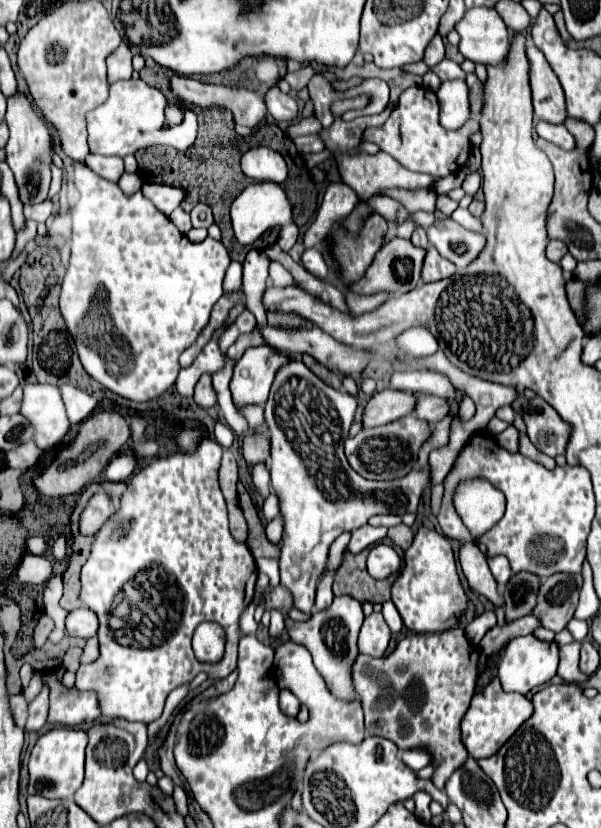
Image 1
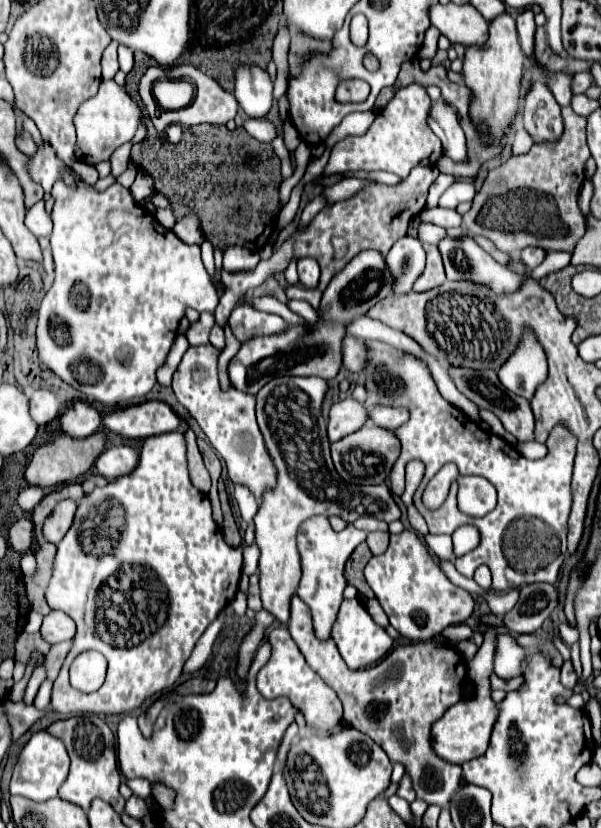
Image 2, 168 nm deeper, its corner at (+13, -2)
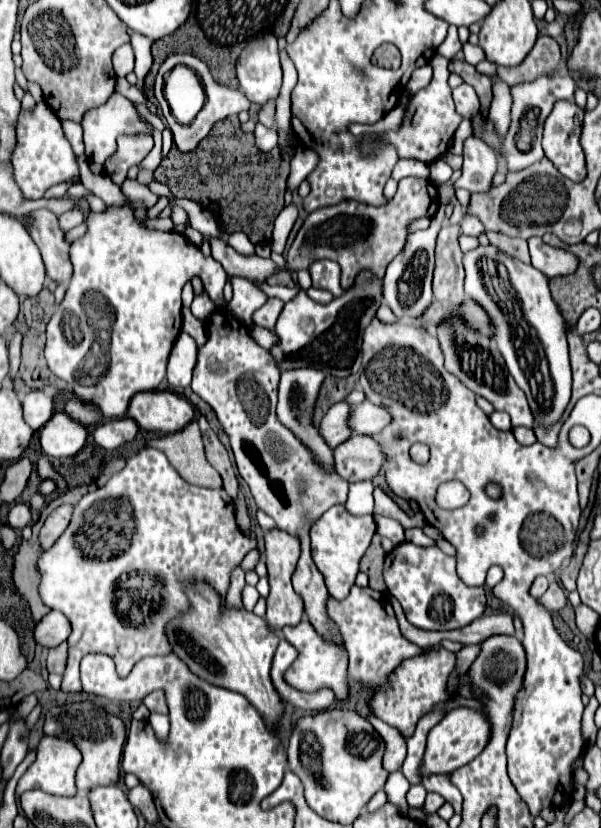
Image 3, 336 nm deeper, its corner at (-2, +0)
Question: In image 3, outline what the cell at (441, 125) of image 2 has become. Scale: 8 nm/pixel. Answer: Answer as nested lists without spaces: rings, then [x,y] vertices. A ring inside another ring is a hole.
[[[469,136],[463,142],[463,176],[453,184],[454,189],[465,188],[469,192],[485,192],[491,188],[493,174],[497,170],[497,154],[481,138]]]

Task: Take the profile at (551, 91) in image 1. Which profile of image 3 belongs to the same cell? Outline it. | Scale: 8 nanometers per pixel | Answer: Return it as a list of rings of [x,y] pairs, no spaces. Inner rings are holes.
[[[557,100],[545,120],[543,150],[555,168],[573,182],[585,178],[585,156],[579,146],[583,110],[569,100]]]

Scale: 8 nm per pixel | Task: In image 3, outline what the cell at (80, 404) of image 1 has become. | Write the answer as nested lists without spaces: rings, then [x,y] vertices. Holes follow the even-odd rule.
[[[33,390],[23,398],[23,416],[33,430],[43,428],[55,414],[55,396],[43,390]]]

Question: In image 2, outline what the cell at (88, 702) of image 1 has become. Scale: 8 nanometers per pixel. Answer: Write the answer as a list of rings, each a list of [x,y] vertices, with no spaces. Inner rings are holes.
[[[4,702],[4,714],[12,728],[12,742],[16,742],[38,718],[42,718],[42,710],[36,710],[34,706],[26,706],[22,702]]]

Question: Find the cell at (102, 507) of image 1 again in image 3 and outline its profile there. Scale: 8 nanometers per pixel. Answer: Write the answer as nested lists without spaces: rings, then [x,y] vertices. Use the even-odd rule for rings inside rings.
[[[63,504],[49,514],[49,518],[45,520],[45,524],[41,528],[41,534],[39,534],[41,546],[45,550],[51,548],[55,544],[55,540],[59,540],[59,536],[67,530],[67,526],[71,522],[71,516],[73,516],[73,506],[71,504]]]

